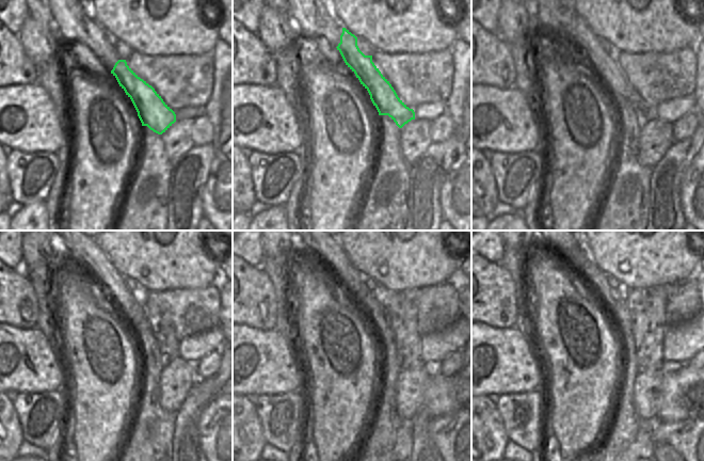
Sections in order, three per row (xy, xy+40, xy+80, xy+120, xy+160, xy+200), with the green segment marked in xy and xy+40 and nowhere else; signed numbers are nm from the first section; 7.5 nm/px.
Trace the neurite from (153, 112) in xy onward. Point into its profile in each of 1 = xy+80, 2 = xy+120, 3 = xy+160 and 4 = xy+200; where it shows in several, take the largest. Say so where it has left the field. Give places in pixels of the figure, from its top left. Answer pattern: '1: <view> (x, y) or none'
1: xy+80 (606, 68)
2: xy+120 (88, 252)
3: xy+160 (331, 252)
4: xy+200 (582, 261)

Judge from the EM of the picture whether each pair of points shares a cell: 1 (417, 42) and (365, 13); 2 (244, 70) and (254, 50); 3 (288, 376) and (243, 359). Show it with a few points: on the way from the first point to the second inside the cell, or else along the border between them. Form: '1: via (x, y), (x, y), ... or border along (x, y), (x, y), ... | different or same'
1: via (404, 31), (390, 17), (378, 13) | same
2: via (244, 65), (244, 60), (249, 56) | same
3: via (277, 370), (265, 363), (254, 362) | same

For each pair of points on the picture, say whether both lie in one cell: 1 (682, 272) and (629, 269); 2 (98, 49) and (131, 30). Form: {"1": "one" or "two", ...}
{"1": "one", "2": "two"}

